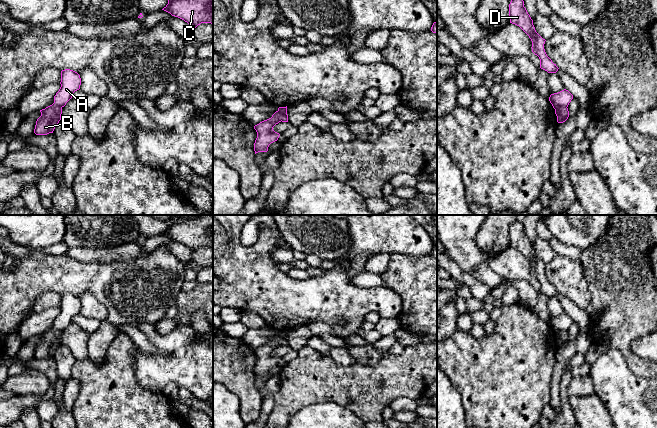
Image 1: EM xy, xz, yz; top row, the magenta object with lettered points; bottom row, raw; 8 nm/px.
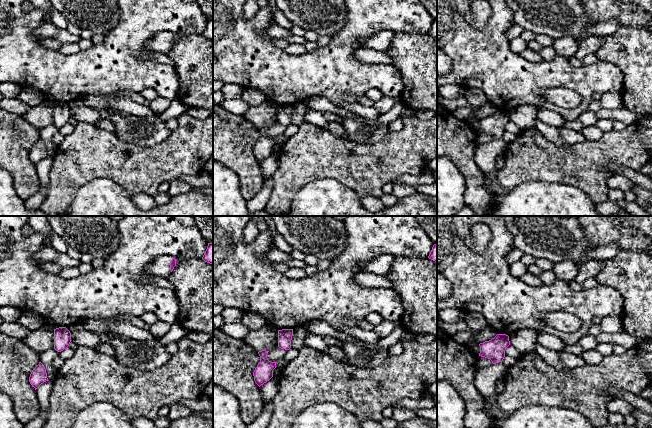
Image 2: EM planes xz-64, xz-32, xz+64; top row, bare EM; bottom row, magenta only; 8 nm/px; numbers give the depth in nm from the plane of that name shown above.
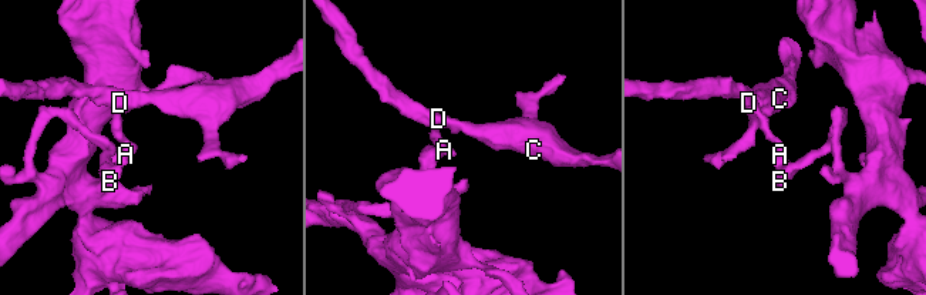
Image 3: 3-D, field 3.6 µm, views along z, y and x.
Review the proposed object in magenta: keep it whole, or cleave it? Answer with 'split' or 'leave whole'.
split

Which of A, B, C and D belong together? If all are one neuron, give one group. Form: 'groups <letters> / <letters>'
groups A C D / B

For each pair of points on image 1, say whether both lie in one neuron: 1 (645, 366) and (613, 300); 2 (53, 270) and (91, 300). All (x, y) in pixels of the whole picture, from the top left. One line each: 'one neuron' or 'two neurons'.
1: one neuron
2: two neurons

